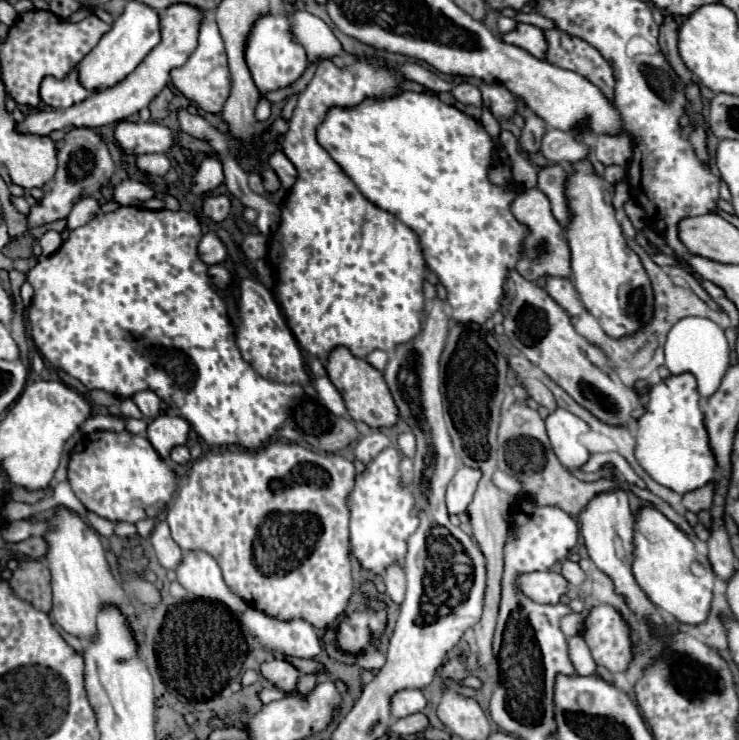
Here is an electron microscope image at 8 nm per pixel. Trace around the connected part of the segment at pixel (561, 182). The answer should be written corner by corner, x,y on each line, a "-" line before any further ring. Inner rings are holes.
560,164
540,168
540,172
538,172
538,188
548,196
550,204
552,204
552,214
564,230
568,228
570,218
572,218
572,210
570,210
570,204
566,198
568,176
570,174

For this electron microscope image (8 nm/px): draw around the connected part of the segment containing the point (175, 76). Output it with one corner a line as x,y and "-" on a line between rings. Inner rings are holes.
204,16
200,20
200,32
198,32
198,46
190,54
184,66
174,68
170,72
170,84
186,96
192,104
196,104
202,112
208,114
220,114
226,98
230,96
230,70
226,62
226,52
224,52
224,42
220,38
216,20
212,16

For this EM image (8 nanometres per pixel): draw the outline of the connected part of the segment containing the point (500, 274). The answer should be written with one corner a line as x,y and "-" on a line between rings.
404,92
396,98
384,98
384,100
364,100
362,104
358,104
356,108
330,108
330,112
326,114
326,120
318,126
318,142
320,146
340,164
340,168
352,178
352,182
358,186
358,190
378,208
392,212
398,220
402,220
406,226
410,226
422,244
422,252
426,258
426,264
430,266
430,270
440,278
442,286
448,290
448,302
452,306
452,318
458,322
476,322
476,324
484,324
488,318
492,318
494,312
498,312
502,308
502,298
504,298
504,282
506,282
506,274
510,270
516,268
518,258
522,258
522,242
526,240
526,234
530,232
526,226
522,226
514,214
510,212
510,206
516,198
516,192
506,190
504,186
492,184
488,178
488,170
490,166
496,162
498,158
498,144
496,140
484,130
484,126
466,116
464,112
456,110
454,106
444,104
442,100
438,100
438,96
428,96
428,94
420,94
420,92

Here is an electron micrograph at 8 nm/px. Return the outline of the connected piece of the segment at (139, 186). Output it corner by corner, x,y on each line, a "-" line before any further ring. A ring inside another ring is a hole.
122,180
116,188
114,188
114,200
120,206
142,206
146,200
154,198
154,188
148,182
140,182
140,180

